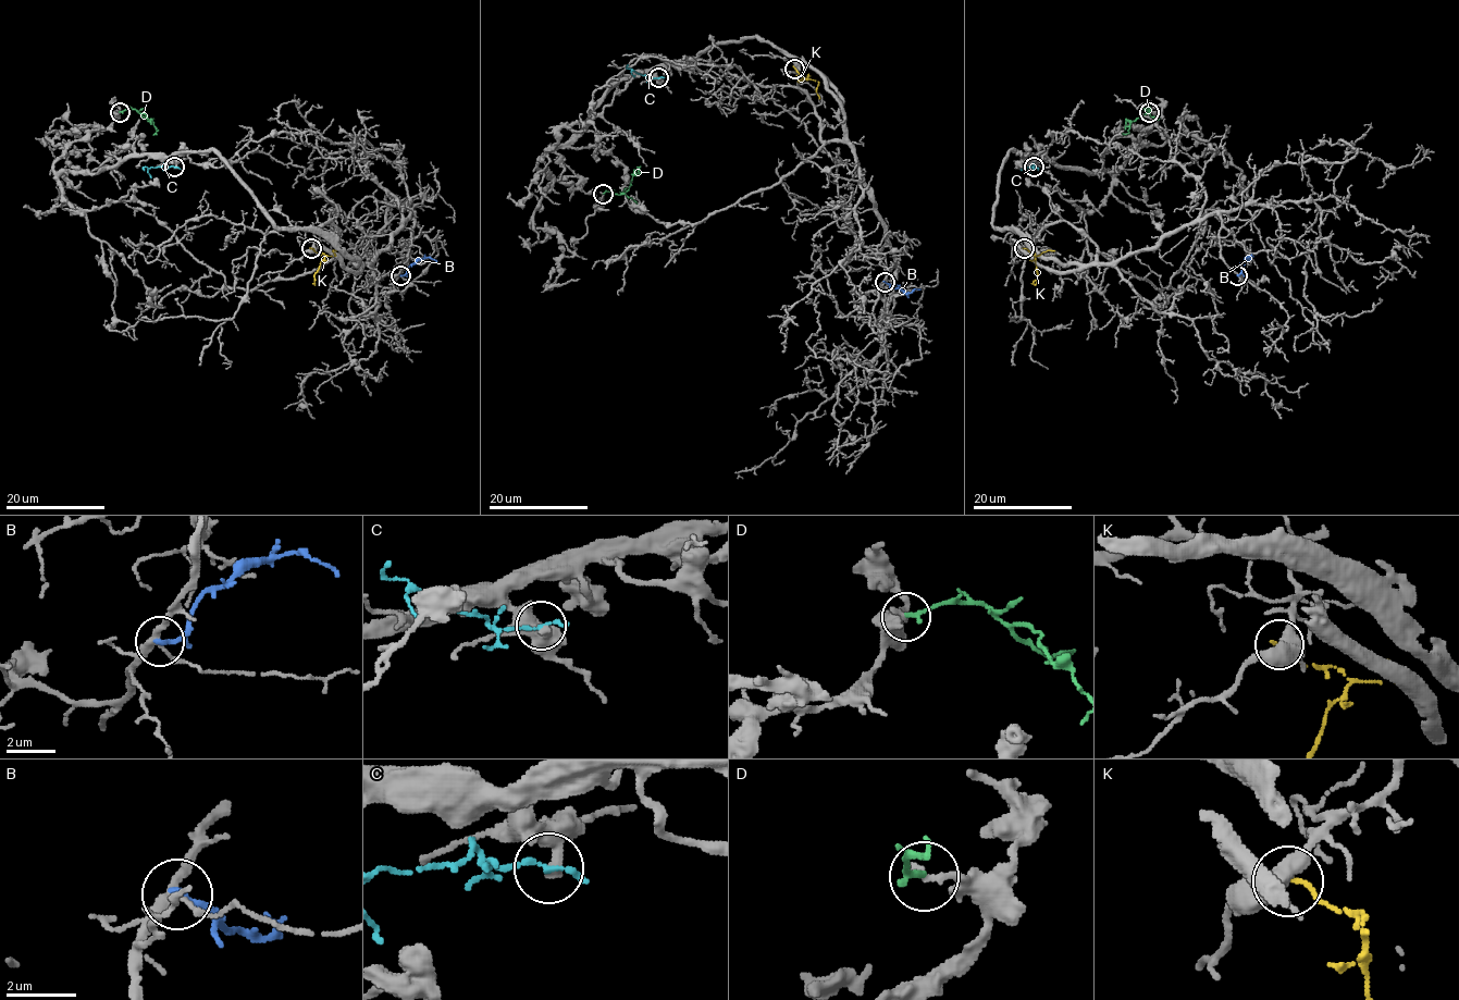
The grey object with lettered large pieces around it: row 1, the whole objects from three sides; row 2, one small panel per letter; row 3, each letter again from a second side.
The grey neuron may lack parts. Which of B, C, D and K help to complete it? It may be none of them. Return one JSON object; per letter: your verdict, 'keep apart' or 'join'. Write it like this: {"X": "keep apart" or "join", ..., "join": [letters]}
{"B": "keep apart", "C": "keep apart", "D": "keep apart", "K": "keep apart", "join": []}

